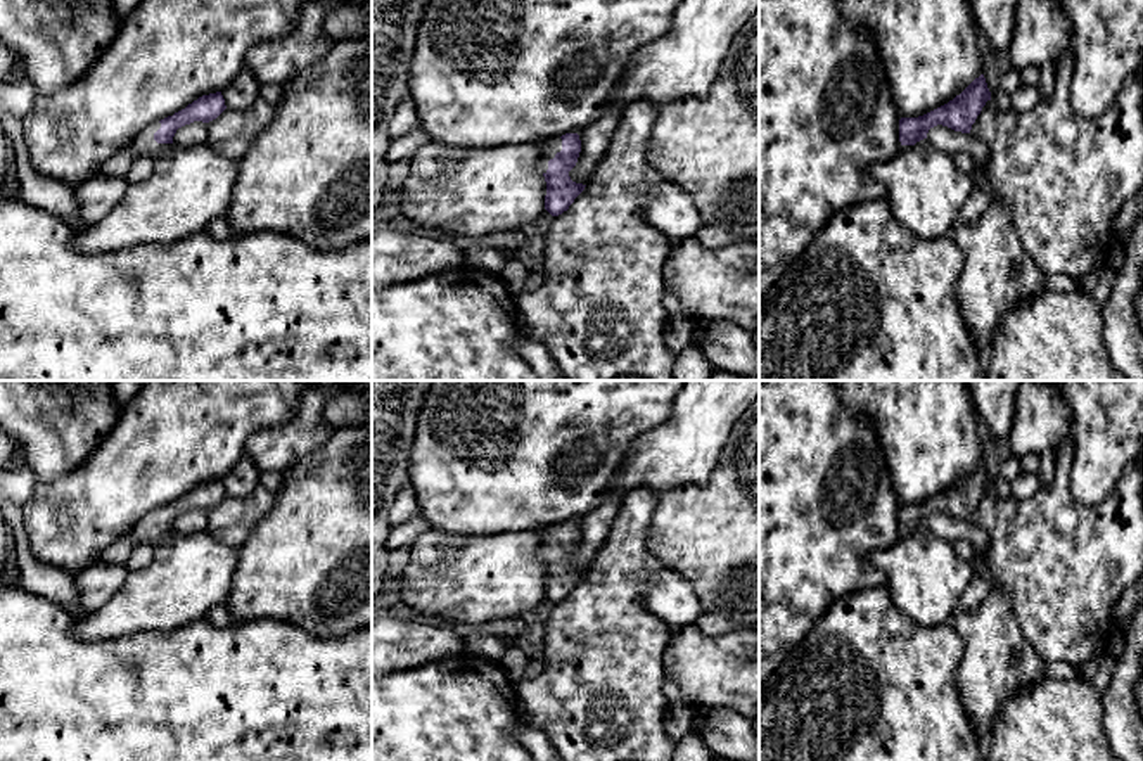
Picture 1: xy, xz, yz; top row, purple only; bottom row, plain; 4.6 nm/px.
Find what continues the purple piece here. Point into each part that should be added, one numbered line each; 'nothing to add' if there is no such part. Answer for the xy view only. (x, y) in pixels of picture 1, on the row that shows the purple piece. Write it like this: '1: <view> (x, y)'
1: xy (144, 144)

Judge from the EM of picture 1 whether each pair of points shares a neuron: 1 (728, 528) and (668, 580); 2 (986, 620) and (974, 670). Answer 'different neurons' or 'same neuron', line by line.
1: different neurons
2: same neuron

